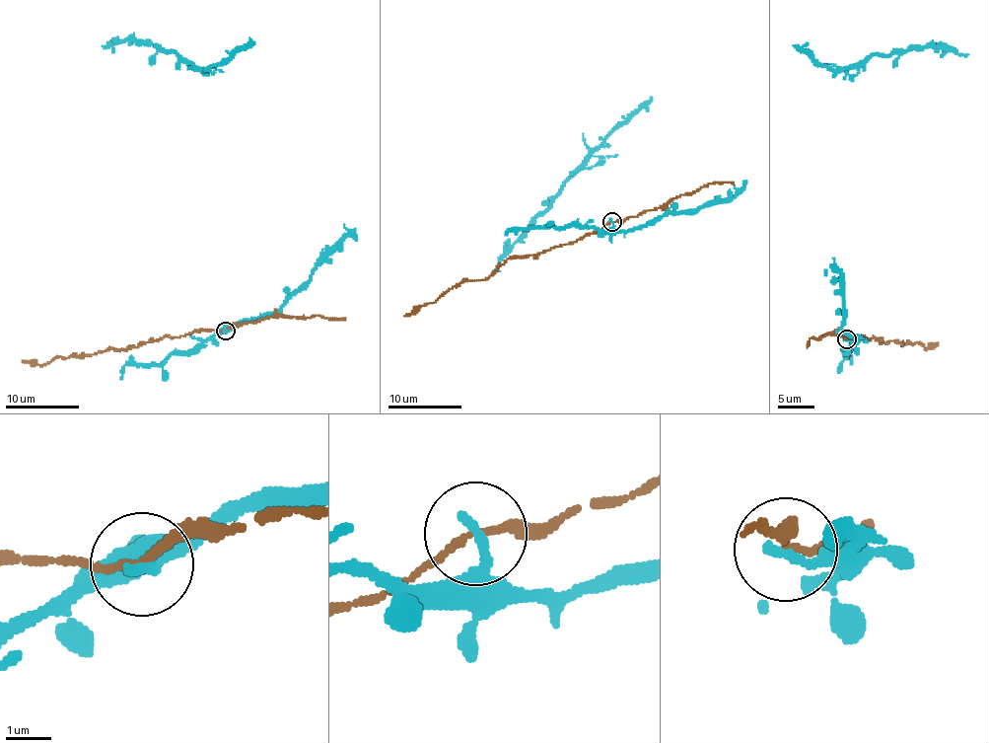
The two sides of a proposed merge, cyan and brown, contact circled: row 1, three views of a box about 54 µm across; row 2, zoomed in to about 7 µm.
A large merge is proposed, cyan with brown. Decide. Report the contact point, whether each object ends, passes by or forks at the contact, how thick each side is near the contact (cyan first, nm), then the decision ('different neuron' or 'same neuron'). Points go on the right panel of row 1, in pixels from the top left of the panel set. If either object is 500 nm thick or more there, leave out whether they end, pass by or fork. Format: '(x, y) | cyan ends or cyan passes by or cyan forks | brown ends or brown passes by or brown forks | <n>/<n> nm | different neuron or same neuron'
(846, 339) | cyan ends | brown passes by | 280/150 nm | same neuron

